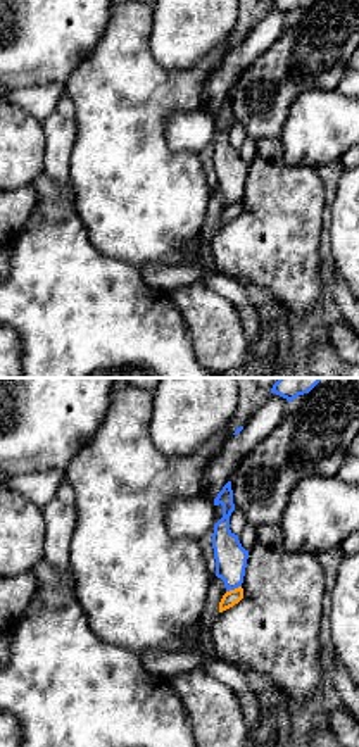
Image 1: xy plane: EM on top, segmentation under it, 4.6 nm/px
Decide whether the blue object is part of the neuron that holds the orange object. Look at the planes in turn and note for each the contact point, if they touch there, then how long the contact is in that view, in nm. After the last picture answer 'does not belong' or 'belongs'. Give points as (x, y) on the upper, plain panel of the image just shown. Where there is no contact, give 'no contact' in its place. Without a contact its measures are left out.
contact (235, 202); length 80 nm

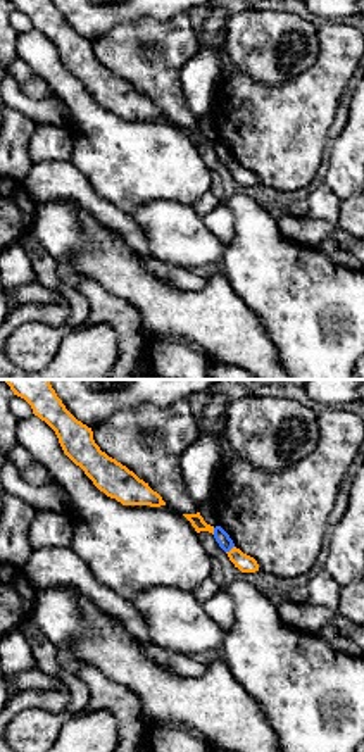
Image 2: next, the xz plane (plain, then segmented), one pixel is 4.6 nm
contact (232, 162); length 50 nm

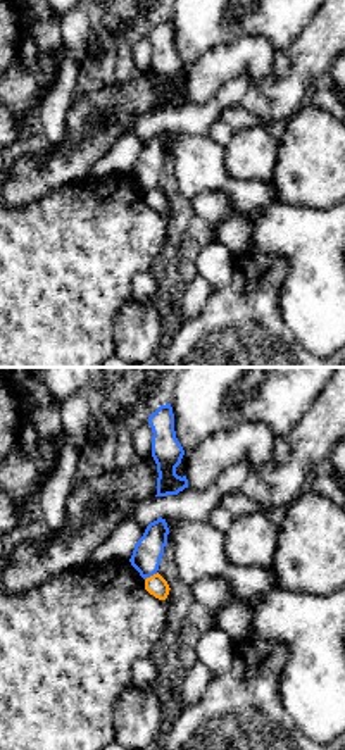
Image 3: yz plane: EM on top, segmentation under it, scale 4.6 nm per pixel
contact (150, 190); length 70 nm

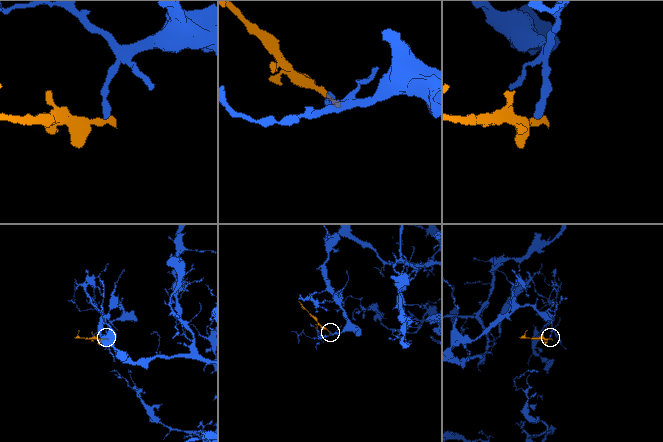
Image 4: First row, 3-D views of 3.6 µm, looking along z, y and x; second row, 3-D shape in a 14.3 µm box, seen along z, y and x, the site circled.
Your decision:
does not belong

